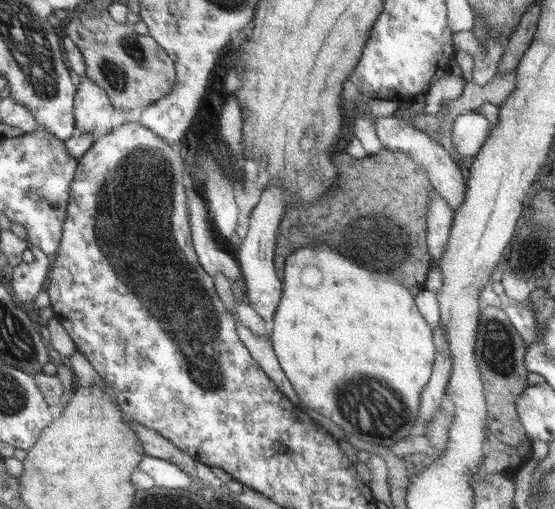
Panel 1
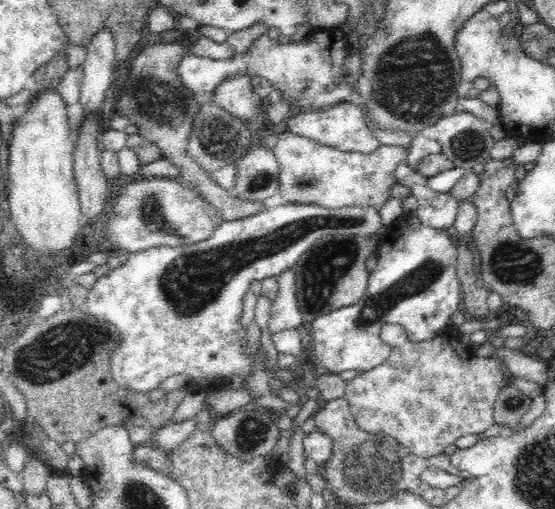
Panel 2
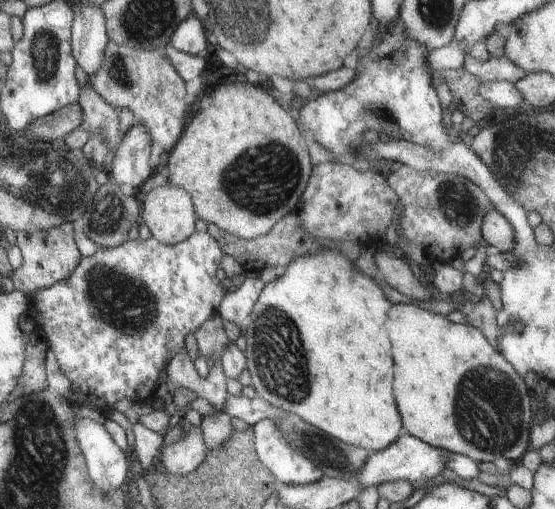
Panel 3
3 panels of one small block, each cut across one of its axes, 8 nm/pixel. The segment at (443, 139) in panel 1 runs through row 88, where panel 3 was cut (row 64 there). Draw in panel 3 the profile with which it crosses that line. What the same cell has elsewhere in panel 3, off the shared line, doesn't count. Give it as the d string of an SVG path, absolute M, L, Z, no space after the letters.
M466 56L463 68L473 73L482 82L508 81L518 82L527 72L510 62L506 57L490 57L486 61L480 61L471 56Z

